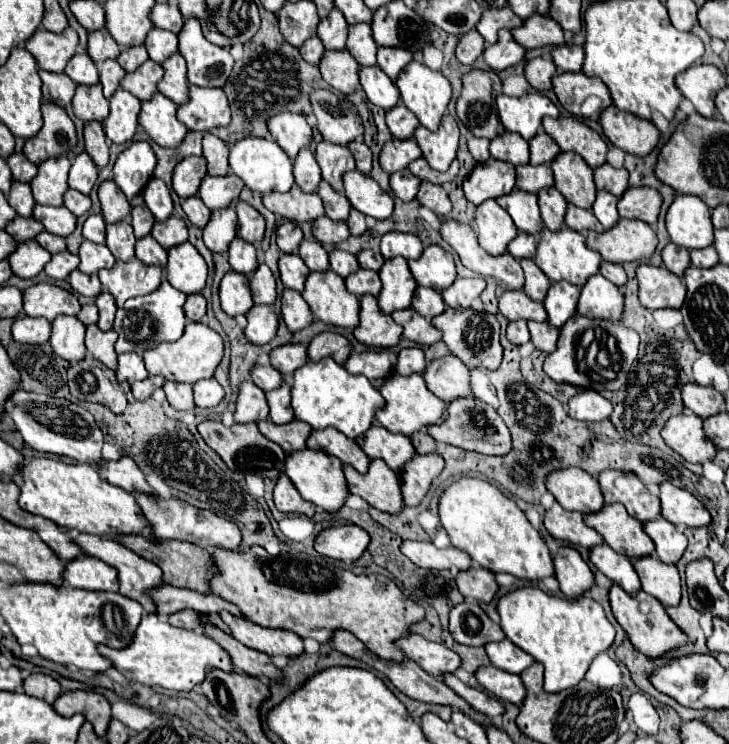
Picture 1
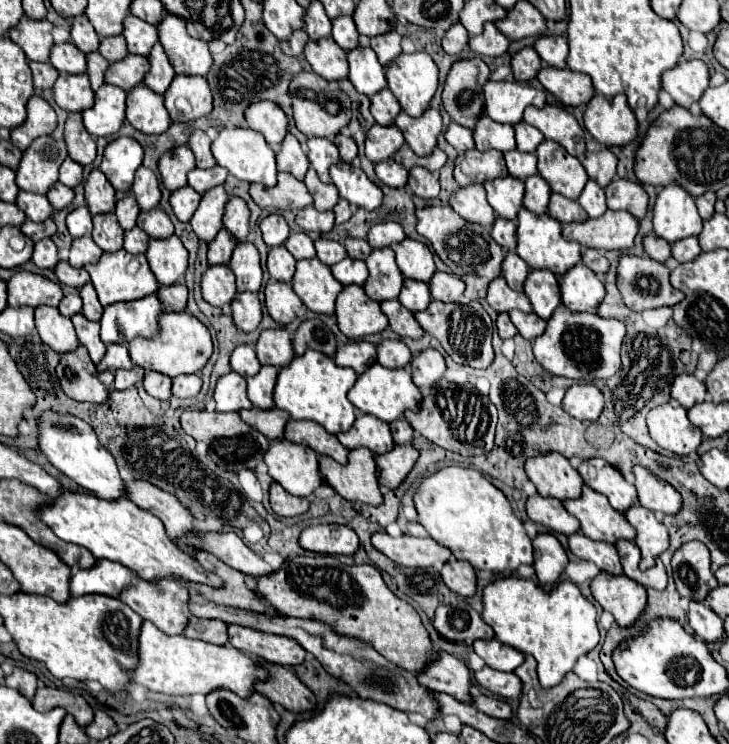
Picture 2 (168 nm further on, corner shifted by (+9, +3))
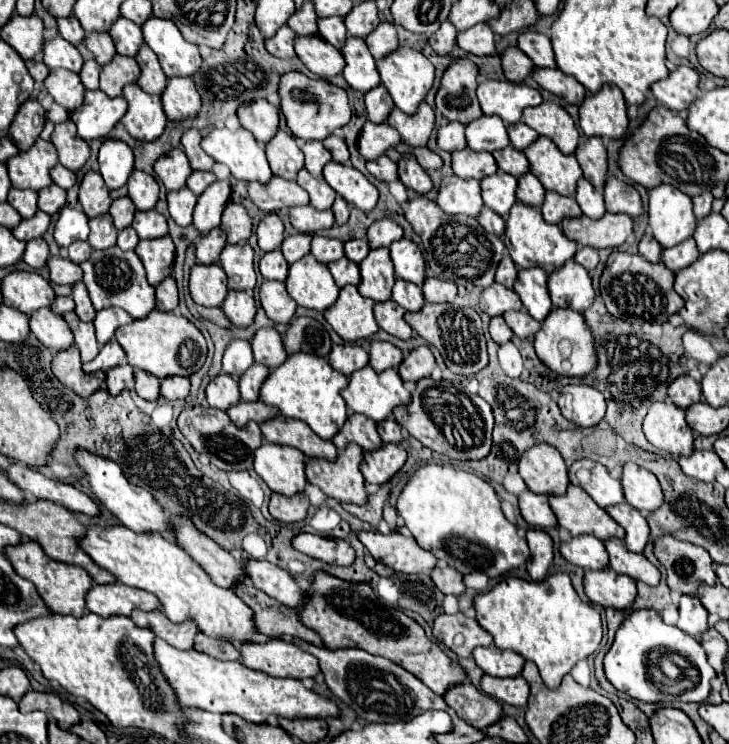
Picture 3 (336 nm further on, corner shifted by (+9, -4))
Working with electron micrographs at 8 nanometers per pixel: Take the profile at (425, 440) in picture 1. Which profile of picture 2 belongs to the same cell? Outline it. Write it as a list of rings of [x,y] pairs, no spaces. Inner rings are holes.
[[[401,417],[401,419],[397,419],[397,421],[391,421],[389,427],[391,427],[393,441],[395,441],[397,445],[411,443],[411,439],[413,439],[413,429],[411,429],[411,425],[405,421],[405,417]]]

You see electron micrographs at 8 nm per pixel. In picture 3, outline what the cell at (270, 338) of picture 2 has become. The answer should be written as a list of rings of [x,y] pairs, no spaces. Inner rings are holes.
[[[261,328],[251,340],[251,348],[253,348],[255,362],[267,366],[269,370],[281,366],[287,358],[283,340],[275,328]]]

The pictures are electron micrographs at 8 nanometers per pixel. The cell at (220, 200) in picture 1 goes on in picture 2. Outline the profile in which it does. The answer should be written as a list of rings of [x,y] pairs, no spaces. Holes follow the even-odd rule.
[[[213,167],[213,169],[193,169],[187,173],[187,179],[189,179],[189,185],[197,191],[197,193],[205,193],[207,189],[211,187],[217,187],[217,185],[223,185],[225,183],[225,177],[227,177],[227,169],[223,167]]]

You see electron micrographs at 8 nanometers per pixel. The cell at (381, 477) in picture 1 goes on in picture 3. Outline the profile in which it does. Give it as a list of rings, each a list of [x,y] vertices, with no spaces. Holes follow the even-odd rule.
[[[349,444],[339,452],[335,462],[327,462],[321,458],[307,458],[307,480],[319,486],[327,496],[339,502],[351,504],[367,504],[365,478],[359,470],[363,462],[363,450],[357,444]]]

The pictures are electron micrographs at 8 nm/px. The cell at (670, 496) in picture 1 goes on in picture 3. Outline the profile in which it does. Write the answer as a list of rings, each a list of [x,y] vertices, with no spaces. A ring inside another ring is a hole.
[[[629,462],[623,466],[621,484],[625,500],[639,512],[655,512],[665,502],[661,484],[655,480],[655,474],[637,464]]]

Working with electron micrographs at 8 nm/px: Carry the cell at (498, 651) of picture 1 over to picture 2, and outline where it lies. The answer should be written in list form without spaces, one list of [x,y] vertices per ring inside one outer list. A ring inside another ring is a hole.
[[[479,639],[473,643],[475,653],[497,671],[515,671],[523,663],[523,653],[497,641],[497,639]]]

